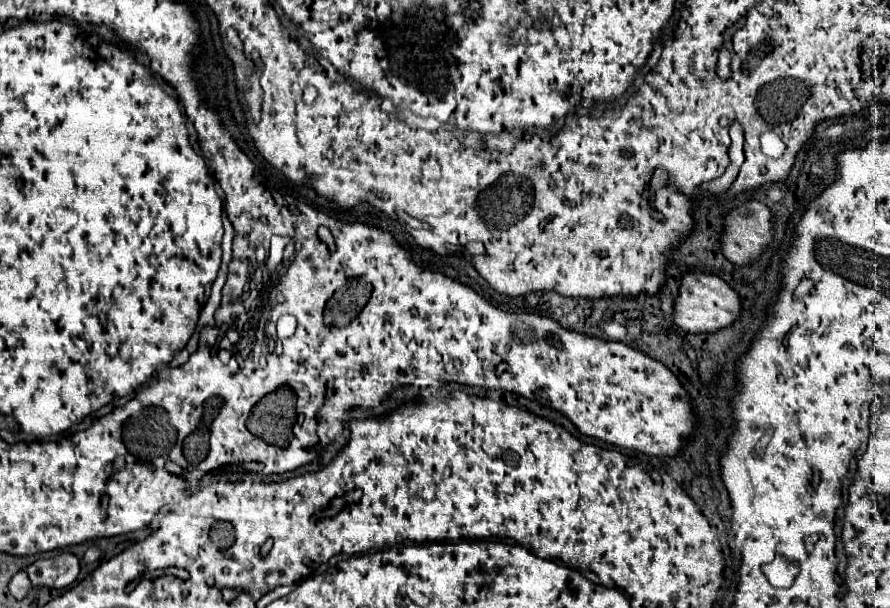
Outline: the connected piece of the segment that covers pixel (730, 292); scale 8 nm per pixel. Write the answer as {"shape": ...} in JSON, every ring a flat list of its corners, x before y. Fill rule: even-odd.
{"shape":[[687,273,683,275,679,299,675,303,675,325,687,333,715,333,741,317,741,295,717,275]]}

